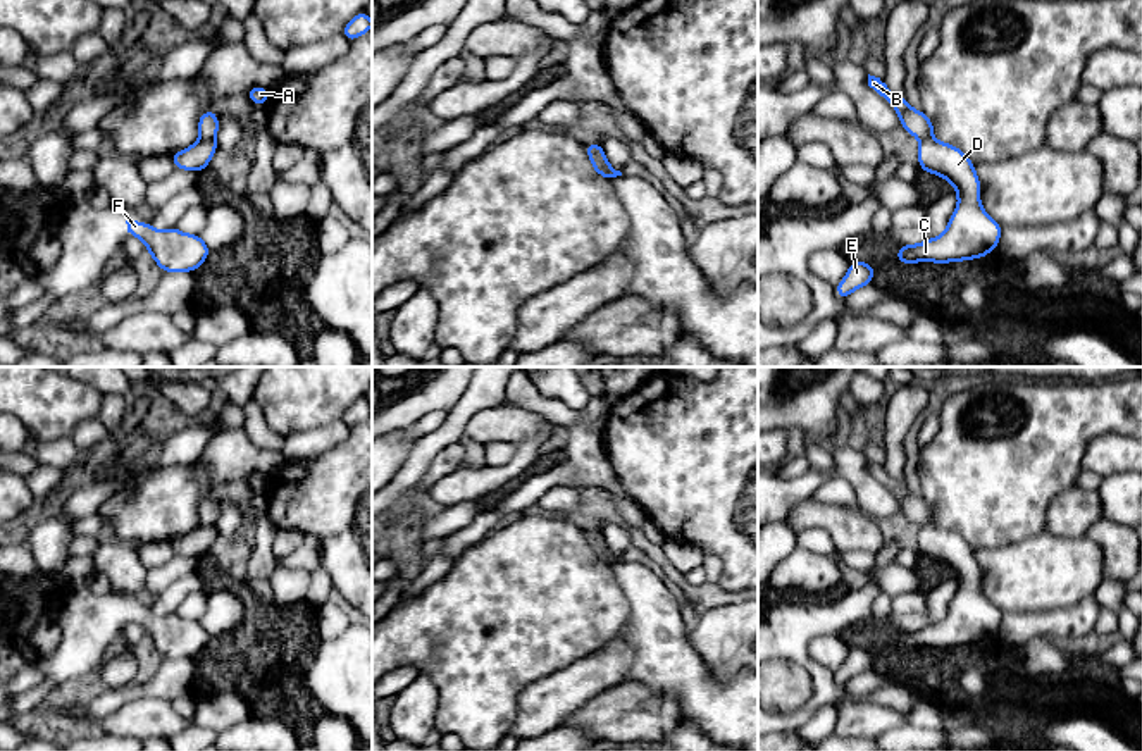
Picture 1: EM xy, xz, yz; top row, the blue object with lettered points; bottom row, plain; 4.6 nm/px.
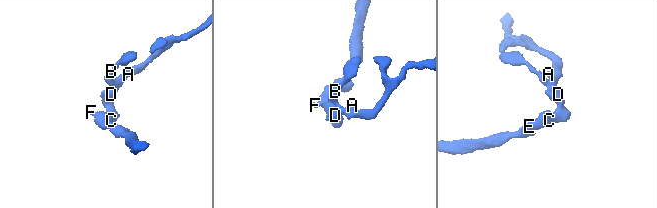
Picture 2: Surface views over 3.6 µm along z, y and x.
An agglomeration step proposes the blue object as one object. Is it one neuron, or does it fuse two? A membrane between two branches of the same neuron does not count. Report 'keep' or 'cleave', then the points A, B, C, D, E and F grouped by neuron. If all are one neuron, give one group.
cleave; groups A B / C D E F

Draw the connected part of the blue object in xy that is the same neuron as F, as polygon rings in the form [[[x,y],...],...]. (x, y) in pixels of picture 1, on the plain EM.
[[[126,605],[129,624],[140,624],[162,658],[195,658],[210,641],[200,620],[177,613],[158,617],[152,610]]]

